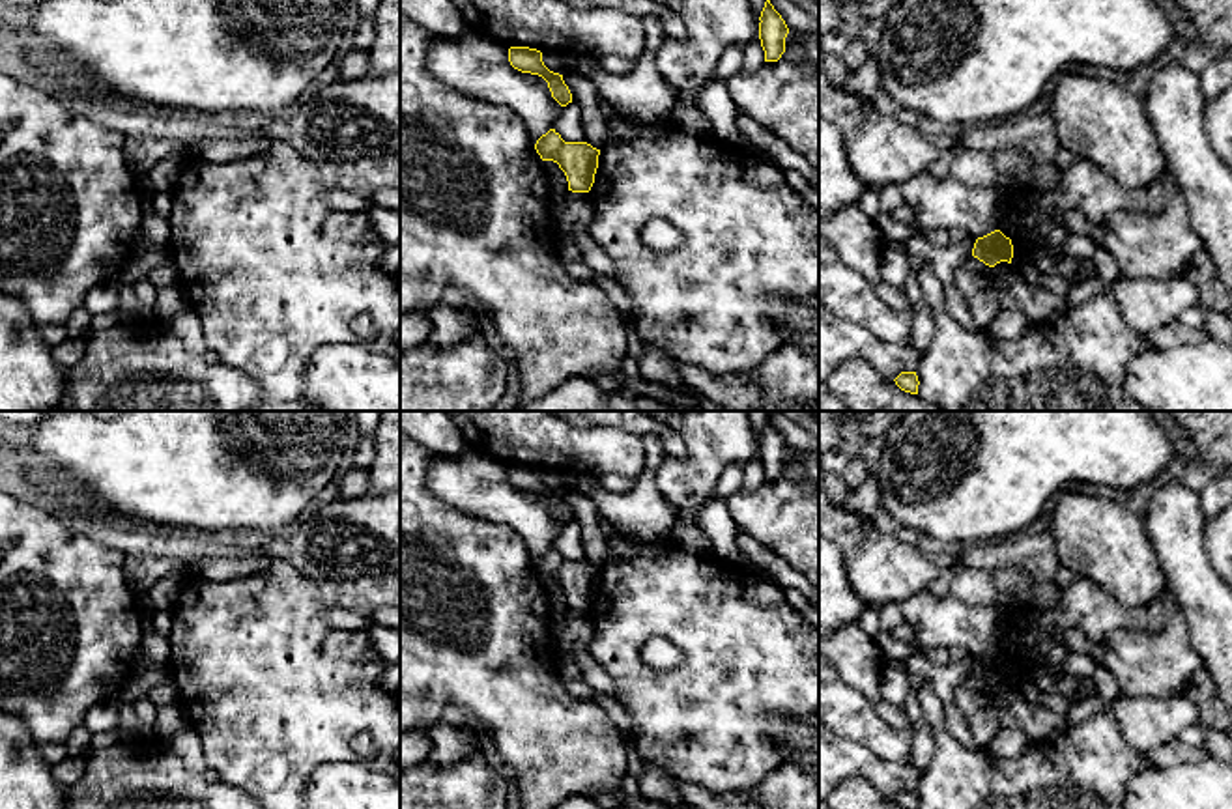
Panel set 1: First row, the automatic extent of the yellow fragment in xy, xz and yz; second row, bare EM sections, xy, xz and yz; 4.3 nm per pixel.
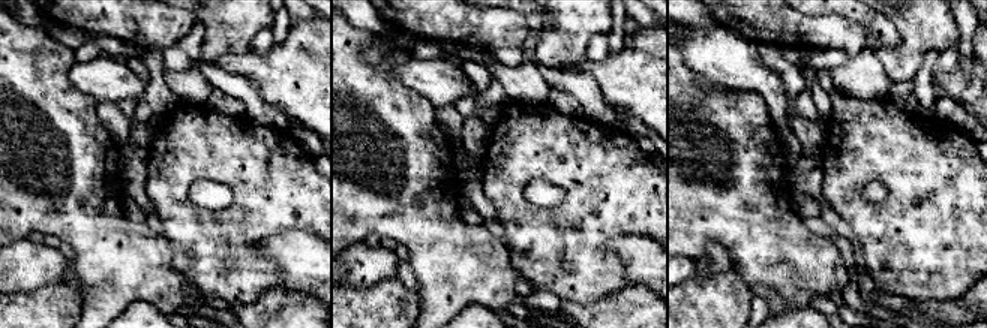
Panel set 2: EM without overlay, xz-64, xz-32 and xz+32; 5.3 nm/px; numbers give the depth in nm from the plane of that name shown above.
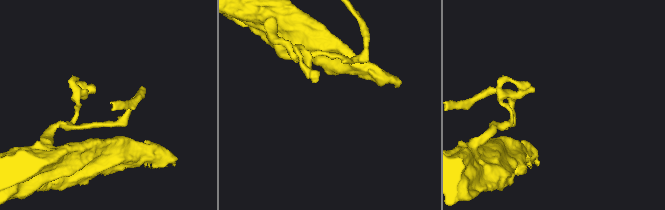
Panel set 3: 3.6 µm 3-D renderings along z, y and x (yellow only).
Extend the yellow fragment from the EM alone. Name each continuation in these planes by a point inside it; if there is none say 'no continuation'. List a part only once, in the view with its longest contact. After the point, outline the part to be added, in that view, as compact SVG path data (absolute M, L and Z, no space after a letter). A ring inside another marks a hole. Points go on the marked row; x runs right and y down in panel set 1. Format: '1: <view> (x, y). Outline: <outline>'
no continuation

